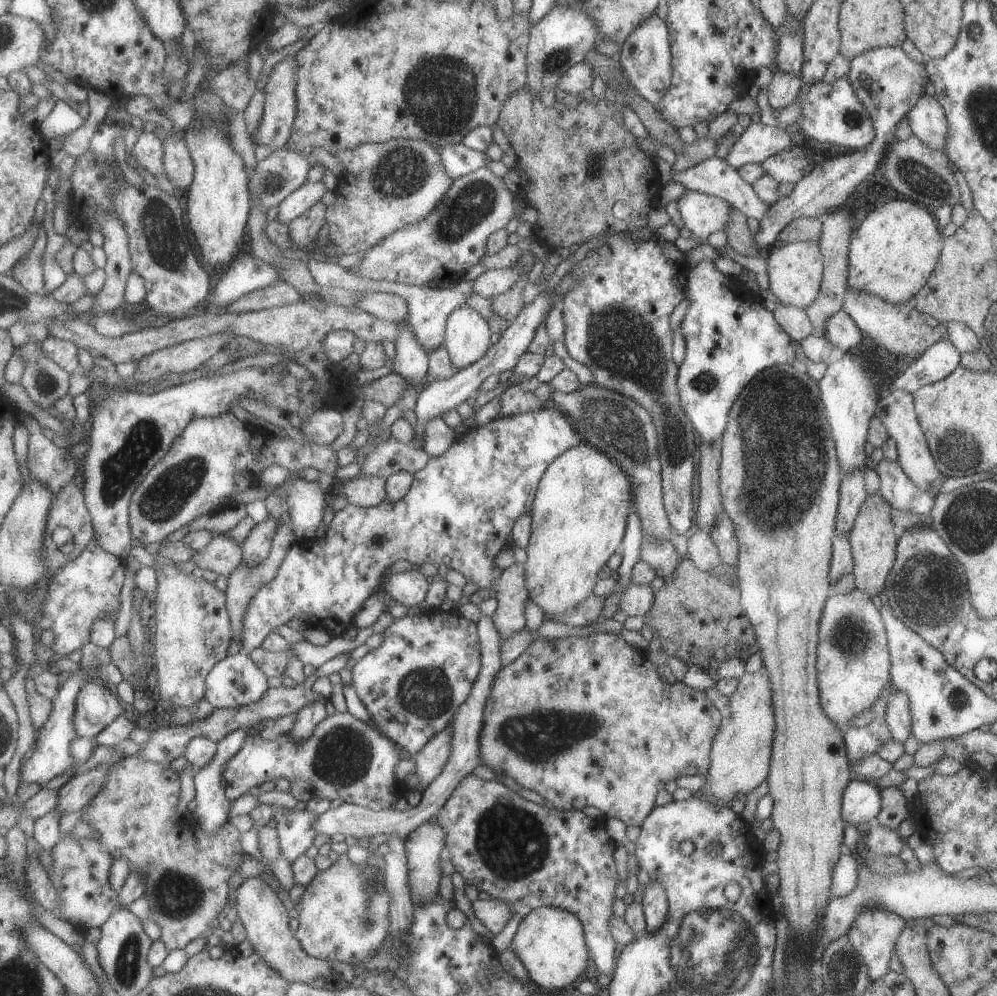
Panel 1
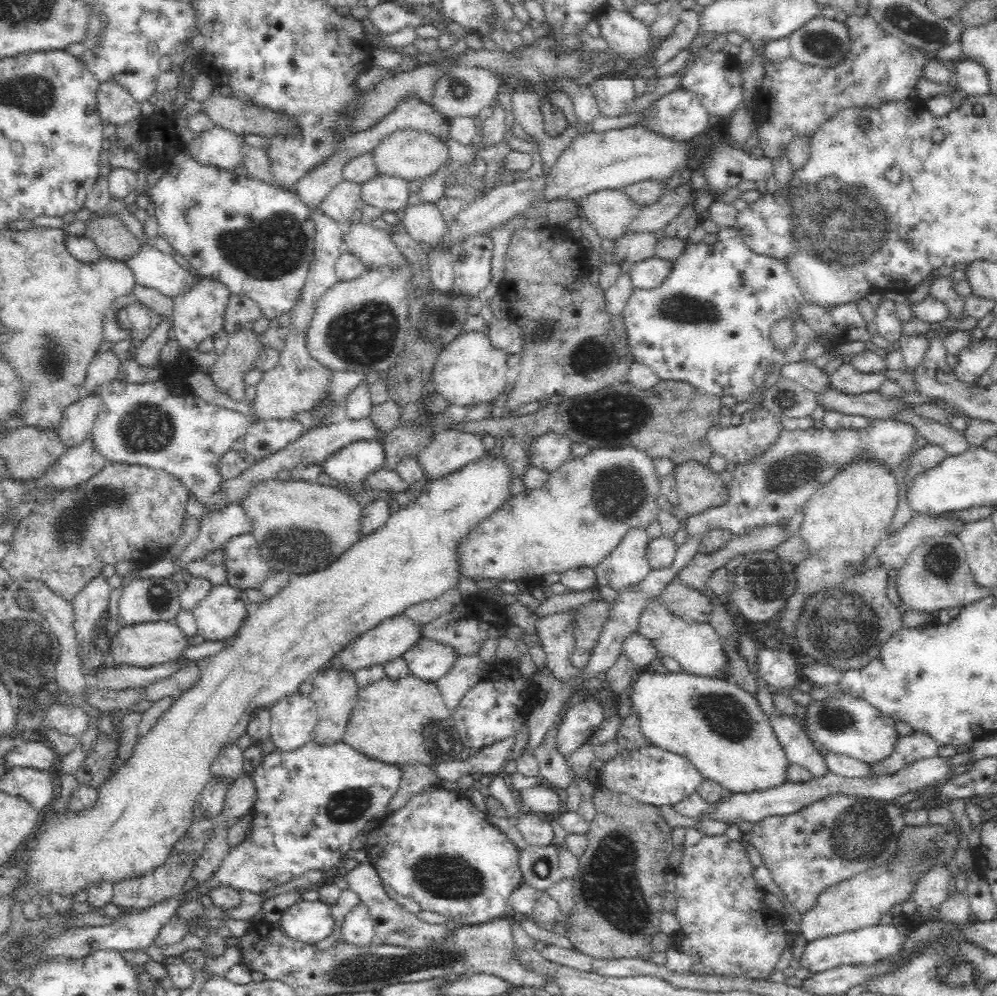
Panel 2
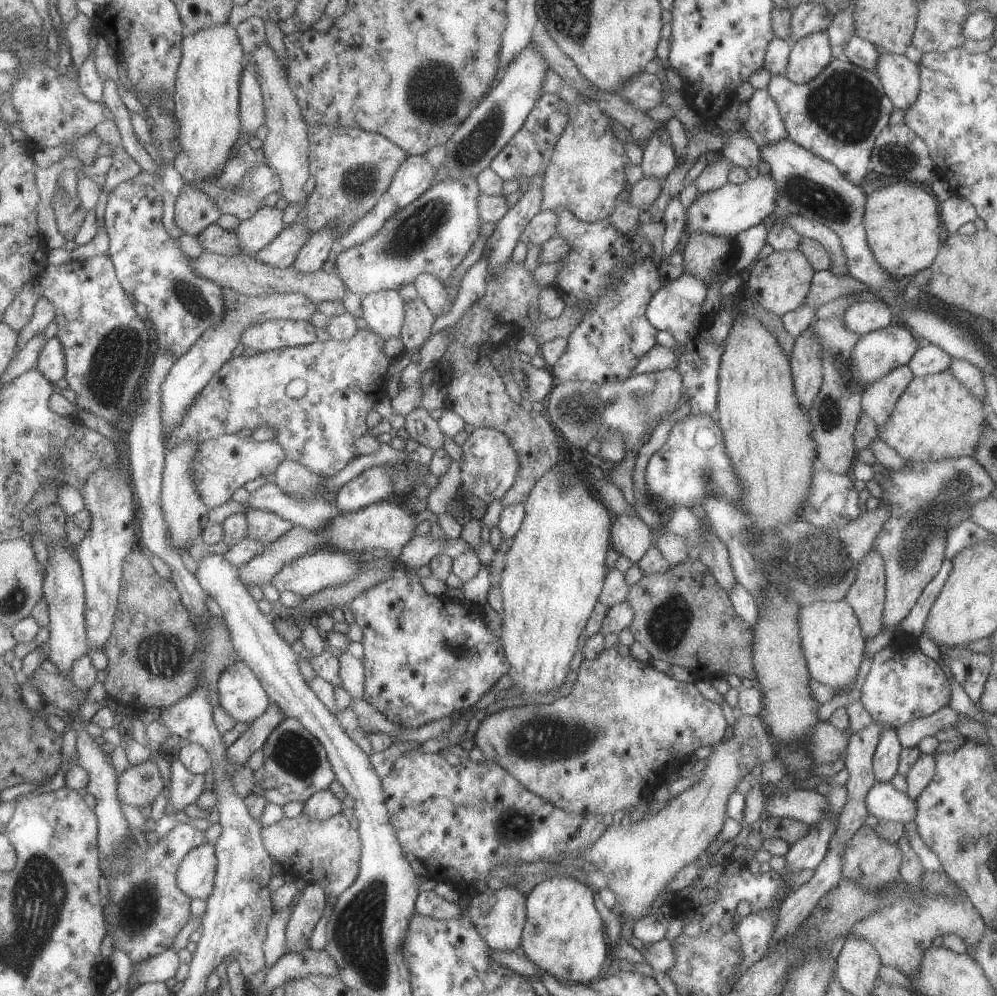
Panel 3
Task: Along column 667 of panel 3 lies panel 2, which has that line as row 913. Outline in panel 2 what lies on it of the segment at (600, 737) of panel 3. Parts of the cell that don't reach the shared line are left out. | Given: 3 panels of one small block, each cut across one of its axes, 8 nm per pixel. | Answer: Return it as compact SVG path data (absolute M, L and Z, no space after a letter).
M724 834L706 835L697 844L686 847L679 868L673 871L677 900L674 914L681 929L672 934L672 943L678 950L698 957L698 962L690 967L693 973L743 976L754 980L776 977L776 963L786 944L782 915L772 912L765 904L766 892L756 884L753 870L742 843L728 839Z

